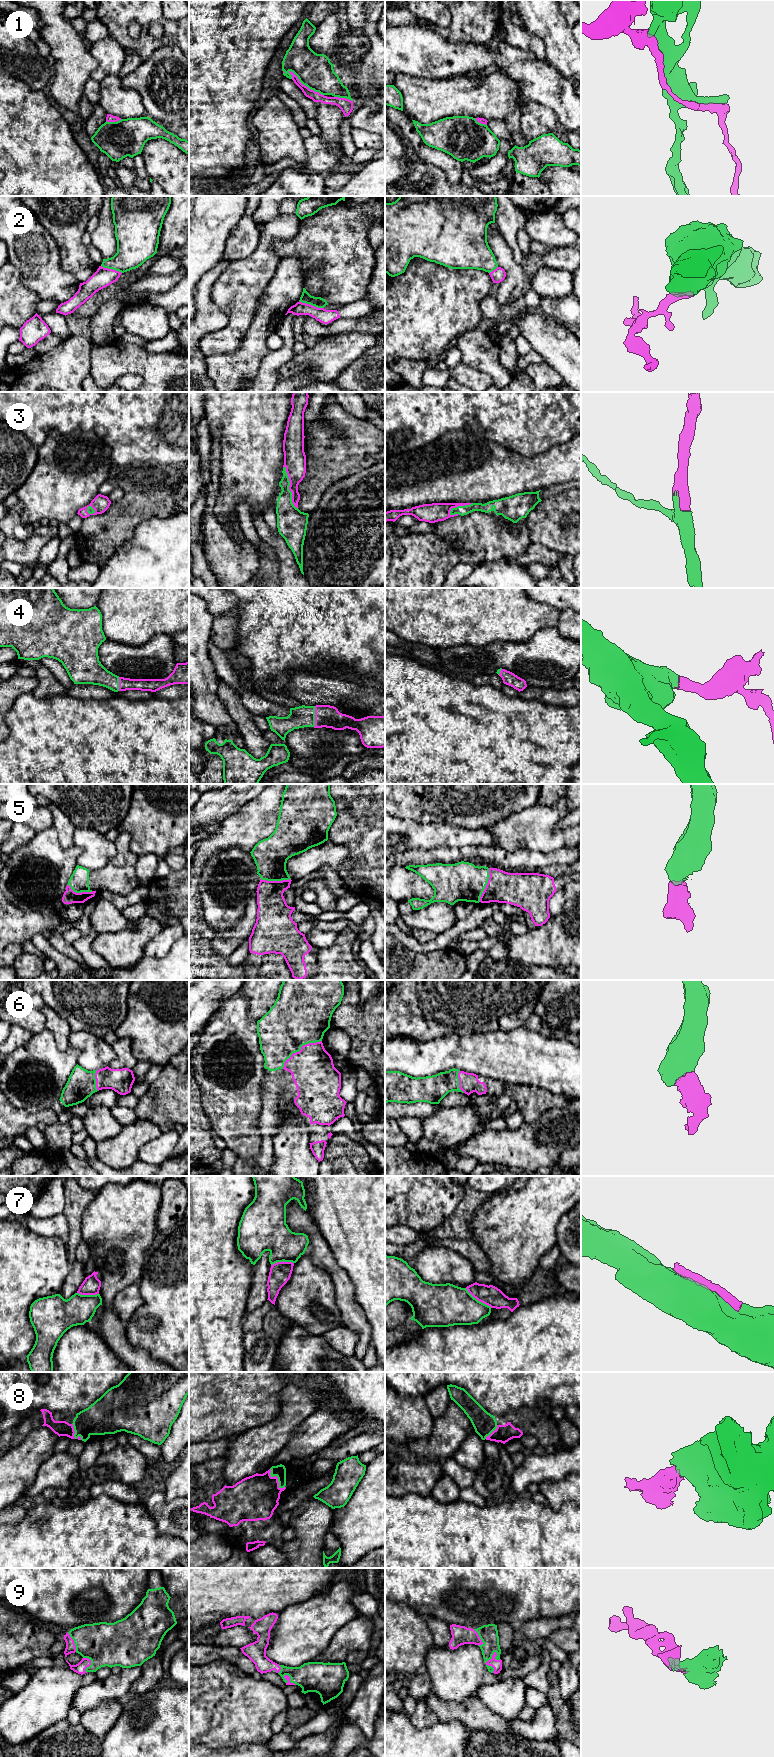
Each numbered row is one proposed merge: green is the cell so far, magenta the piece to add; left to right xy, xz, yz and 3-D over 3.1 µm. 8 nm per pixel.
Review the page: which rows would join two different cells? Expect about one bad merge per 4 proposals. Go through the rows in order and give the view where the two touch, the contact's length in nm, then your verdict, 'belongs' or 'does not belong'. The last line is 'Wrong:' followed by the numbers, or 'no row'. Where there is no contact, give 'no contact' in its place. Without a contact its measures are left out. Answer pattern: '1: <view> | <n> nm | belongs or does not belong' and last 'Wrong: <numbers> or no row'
1: xz | 340 nm | does not belong
2: xz | 220 nm | does not belong
3: xz | 360 nm | belongs
4: xz | 170 nm | belongs
5: yz | 280 nm | belongs
6: xz | 400 nm | belongs
7: yz | 260 nm | does not belong
8: xz | 200 nm | belongs
9: yz | 180 nm | belongs
Wrong: 1, 2, 7

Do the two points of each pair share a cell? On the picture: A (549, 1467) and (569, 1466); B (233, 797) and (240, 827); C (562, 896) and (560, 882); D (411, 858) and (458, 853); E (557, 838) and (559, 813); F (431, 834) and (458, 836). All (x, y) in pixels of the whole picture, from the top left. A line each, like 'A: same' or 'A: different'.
A: same
B: different
C: different
D: same
E: same
F: same

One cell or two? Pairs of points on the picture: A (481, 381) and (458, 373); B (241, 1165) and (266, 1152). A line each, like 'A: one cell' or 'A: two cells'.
A: one cell
B: one cell

